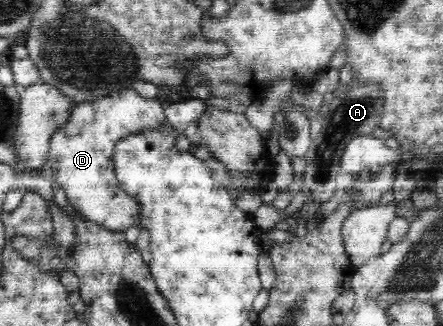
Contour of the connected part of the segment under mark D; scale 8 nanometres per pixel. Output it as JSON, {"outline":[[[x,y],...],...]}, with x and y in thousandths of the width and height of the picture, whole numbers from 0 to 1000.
{"outline":[[[289,267],[248,294],[174,316],[153,377],[117,414],[108,494],[122,552],[144,580],[165,641],[192,672],[264,712],[312,693],[318,629],[264,564],[257,454],[287,414],[323,396],[368,393],[377,374],[370,337],[354,298],[321,298]]]}

